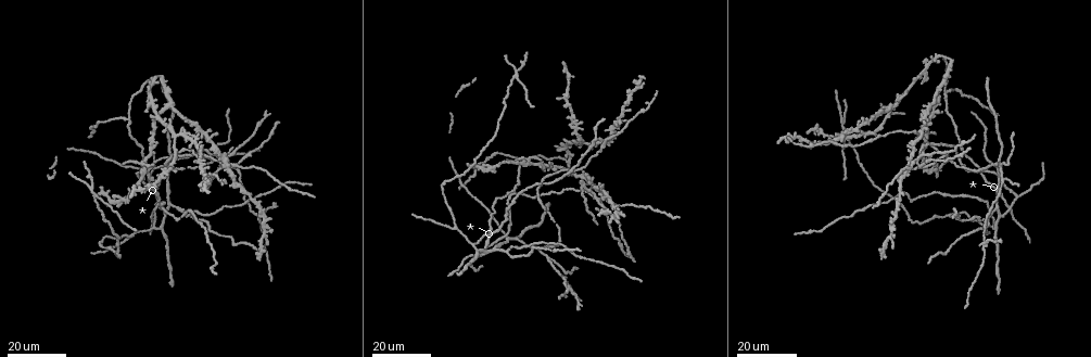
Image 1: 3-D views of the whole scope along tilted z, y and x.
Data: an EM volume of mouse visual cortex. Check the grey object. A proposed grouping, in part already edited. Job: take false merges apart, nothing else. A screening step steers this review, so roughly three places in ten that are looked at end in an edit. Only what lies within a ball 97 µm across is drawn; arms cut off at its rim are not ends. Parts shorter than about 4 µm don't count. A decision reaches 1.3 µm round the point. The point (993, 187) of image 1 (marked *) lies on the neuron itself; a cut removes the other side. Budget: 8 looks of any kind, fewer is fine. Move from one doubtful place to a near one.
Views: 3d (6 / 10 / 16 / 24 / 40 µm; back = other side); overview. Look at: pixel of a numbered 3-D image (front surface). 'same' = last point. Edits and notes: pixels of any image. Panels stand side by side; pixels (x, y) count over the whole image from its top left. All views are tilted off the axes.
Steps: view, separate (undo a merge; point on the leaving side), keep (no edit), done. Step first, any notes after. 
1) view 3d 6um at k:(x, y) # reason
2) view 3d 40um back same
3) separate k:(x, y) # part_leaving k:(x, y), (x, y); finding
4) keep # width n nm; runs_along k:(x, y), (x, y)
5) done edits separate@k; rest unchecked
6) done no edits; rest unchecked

view 3d 16um at 1:(946, 92) # three-way junction

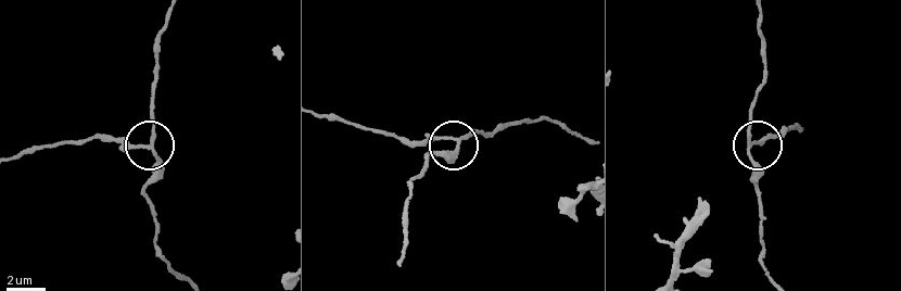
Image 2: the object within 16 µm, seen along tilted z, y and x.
view 3d 10um at 2:(752, 143)

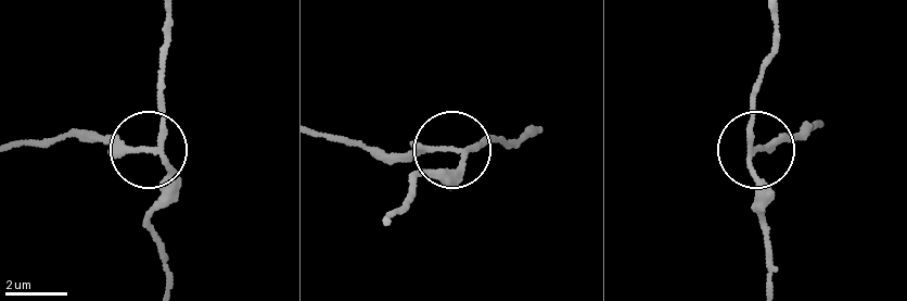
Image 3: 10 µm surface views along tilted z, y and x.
view 3d 6um at 3:(155, 150)

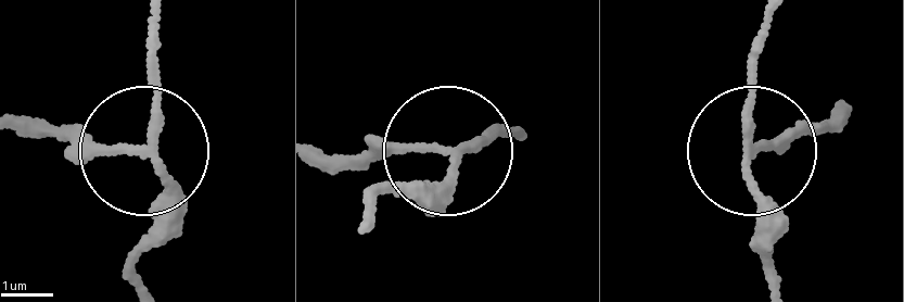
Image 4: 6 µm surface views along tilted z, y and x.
separate 4:(76, 147) # width 140 nm; part_leaving 4:(138, 148), (11, 127); a second neuron is stuck on

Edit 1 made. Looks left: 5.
view overview

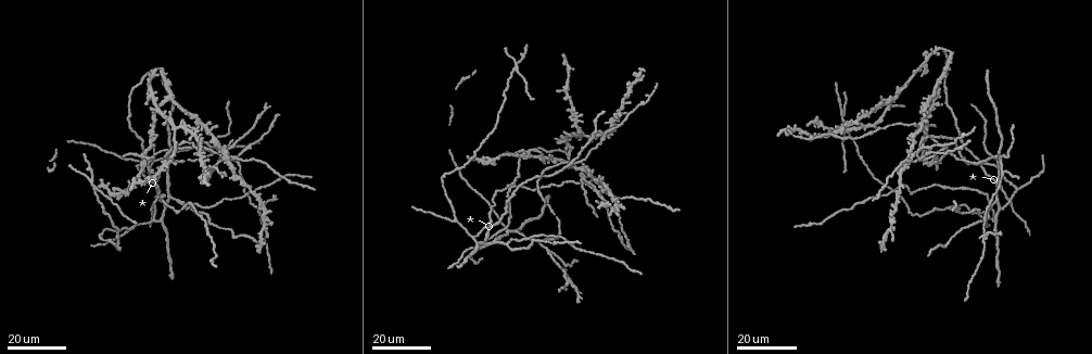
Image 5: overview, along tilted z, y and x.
view 3d 24um at 5:(107, 185) # sudden change in width

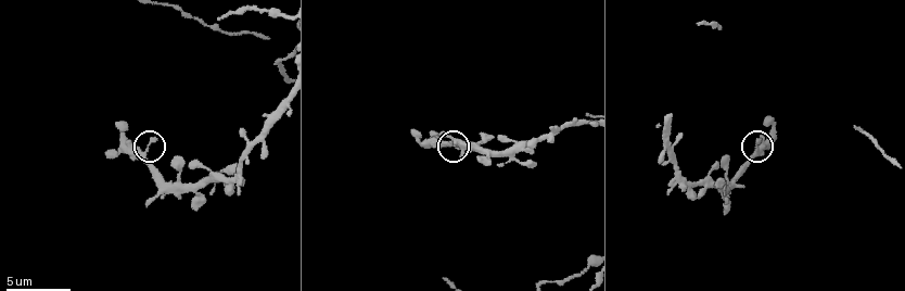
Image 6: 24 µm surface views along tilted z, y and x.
view 3d 6um at 6:(140, 157) # zoom in

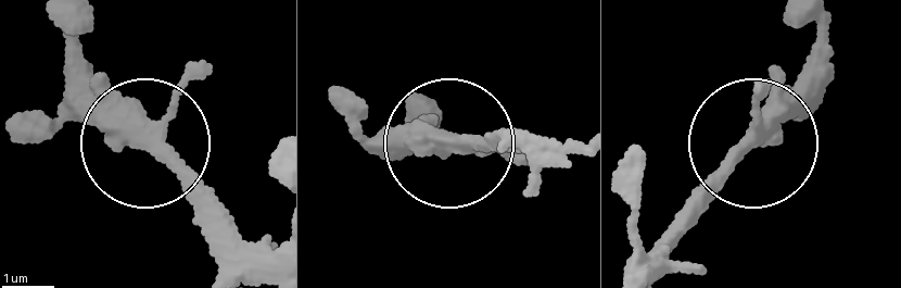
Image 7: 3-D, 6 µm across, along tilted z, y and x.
keep # width 330 nm; runs_along 7:(276, 247), (212, 238), (68, 44); one neuron here

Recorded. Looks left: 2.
view 3d 16um at 5:(984, 238) # looks like a crossing

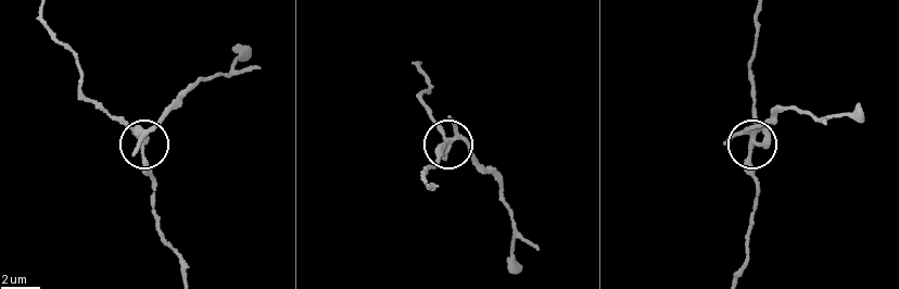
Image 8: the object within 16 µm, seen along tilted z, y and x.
view 3d 6um at 8:(450, 143)

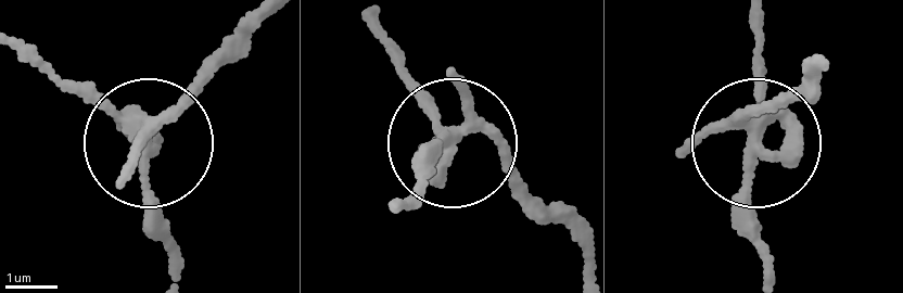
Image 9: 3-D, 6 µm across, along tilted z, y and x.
separate 9:(201, 85) # side_arm 10 um; part_leaving 9:(754, 128), (816, 75); two neurons meet here

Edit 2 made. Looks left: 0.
done edits separate@4, separate@9; rest unchecked

